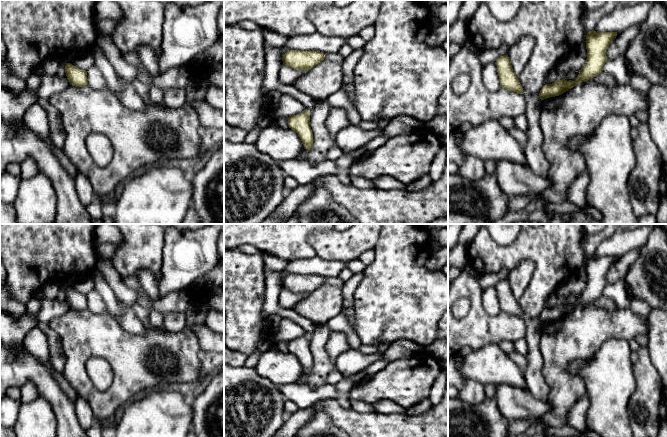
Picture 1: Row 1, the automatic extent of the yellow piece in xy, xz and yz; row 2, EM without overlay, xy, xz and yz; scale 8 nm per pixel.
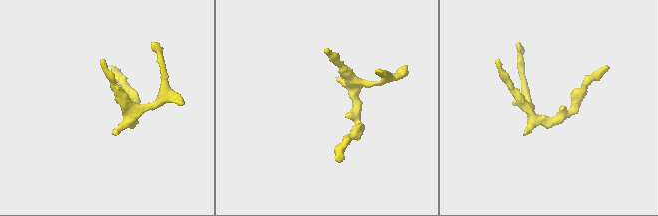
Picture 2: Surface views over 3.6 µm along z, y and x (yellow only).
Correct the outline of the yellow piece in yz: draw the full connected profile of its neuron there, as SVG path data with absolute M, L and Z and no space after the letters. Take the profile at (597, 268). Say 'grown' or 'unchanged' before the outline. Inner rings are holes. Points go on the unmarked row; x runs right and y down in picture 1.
unchanged; M589 255L586 259L587 282L584 291L579 294L575 305L557 303L552 308L545 308L540 314L539 321L542 324L563 318L583 305L596 301L603 295L603 289L607 285L606 275L610 267L616 262L617 256L597 257Z

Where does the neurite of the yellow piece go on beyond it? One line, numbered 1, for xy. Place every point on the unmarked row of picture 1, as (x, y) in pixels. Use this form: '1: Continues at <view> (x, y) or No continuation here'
1: No continuation here

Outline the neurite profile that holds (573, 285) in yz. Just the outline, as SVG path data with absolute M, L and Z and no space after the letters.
M573 274L569 278L563 280L555 292L559 297L563 297L570 294L581 294L585 287L586 283L580 280L576 274Z

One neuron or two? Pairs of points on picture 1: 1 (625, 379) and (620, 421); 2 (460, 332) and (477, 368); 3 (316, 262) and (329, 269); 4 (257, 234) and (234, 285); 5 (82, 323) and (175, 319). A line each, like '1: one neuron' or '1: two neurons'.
1: one neuron
2: two neurons
3: one neuron
4: two neurons
5: two neurons

